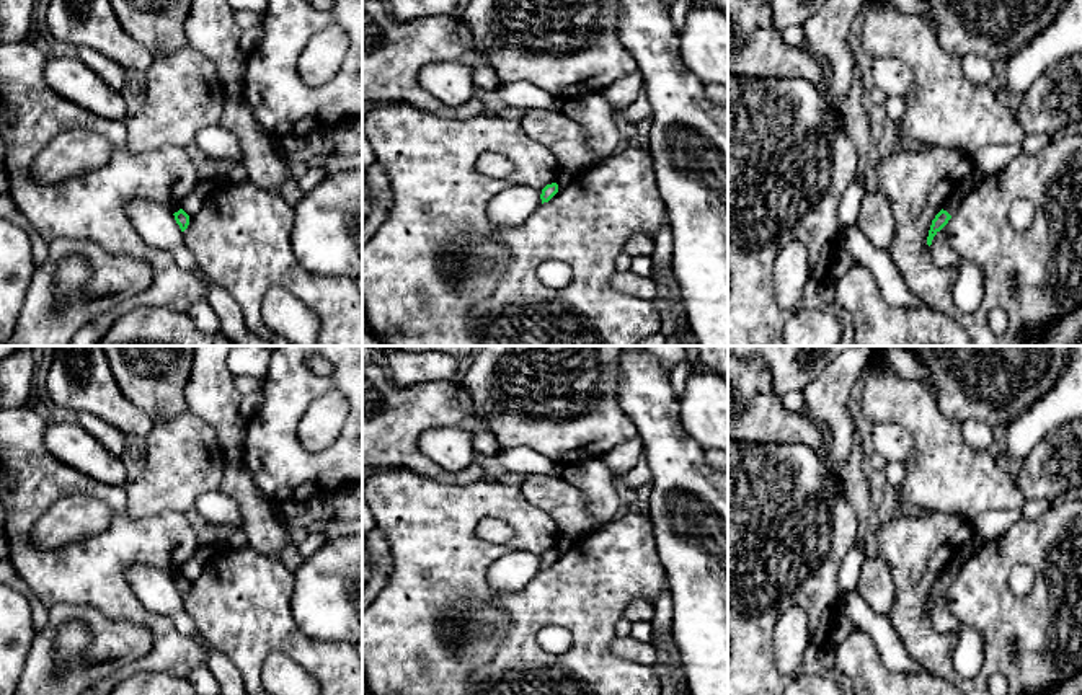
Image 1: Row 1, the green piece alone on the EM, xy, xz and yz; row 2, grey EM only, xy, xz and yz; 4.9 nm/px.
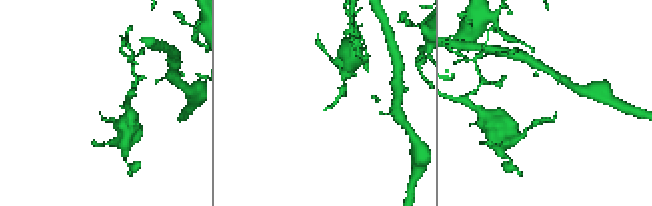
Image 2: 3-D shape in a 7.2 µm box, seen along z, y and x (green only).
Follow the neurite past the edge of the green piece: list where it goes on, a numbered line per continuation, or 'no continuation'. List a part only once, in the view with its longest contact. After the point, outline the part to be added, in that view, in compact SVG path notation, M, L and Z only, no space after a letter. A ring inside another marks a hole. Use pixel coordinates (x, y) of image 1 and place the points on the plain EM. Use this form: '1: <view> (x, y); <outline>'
1: yz (970, 548); M978 538L978 540L971 540L968 543L964 543L961 547L961 550L953 556L953 560L948 563L947 569L942 573L943 576L947 576L950 581L953 581L958 576L958 571L961 568L961 564L973 556L974 553L979 551L979 548L984 545L986 542Z

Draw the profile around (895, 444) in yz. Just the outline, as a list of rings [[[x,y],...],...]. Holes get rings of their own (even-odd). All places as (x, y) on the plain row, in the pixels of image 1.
[[[893,423],[871,426],[871,440],[883,462],[906,463],[914,447],[911,434]]]

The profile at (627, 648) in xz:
[[[614,636],[610,653],[623,661],[636,662],[654,669],[658,664],[656,648],[653,643],[638,641],[632,636]]]

